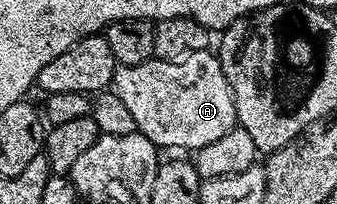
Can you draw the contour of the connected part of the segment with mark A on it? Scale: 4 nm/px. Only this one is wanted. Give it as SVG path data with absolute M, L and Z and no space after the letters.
M213 51L196 53L180 63L154 59L138 65L118 65L111 89L131 110L137 132L158 147L196 151L238 128L235 99L227 75L223 75L221 58Z

